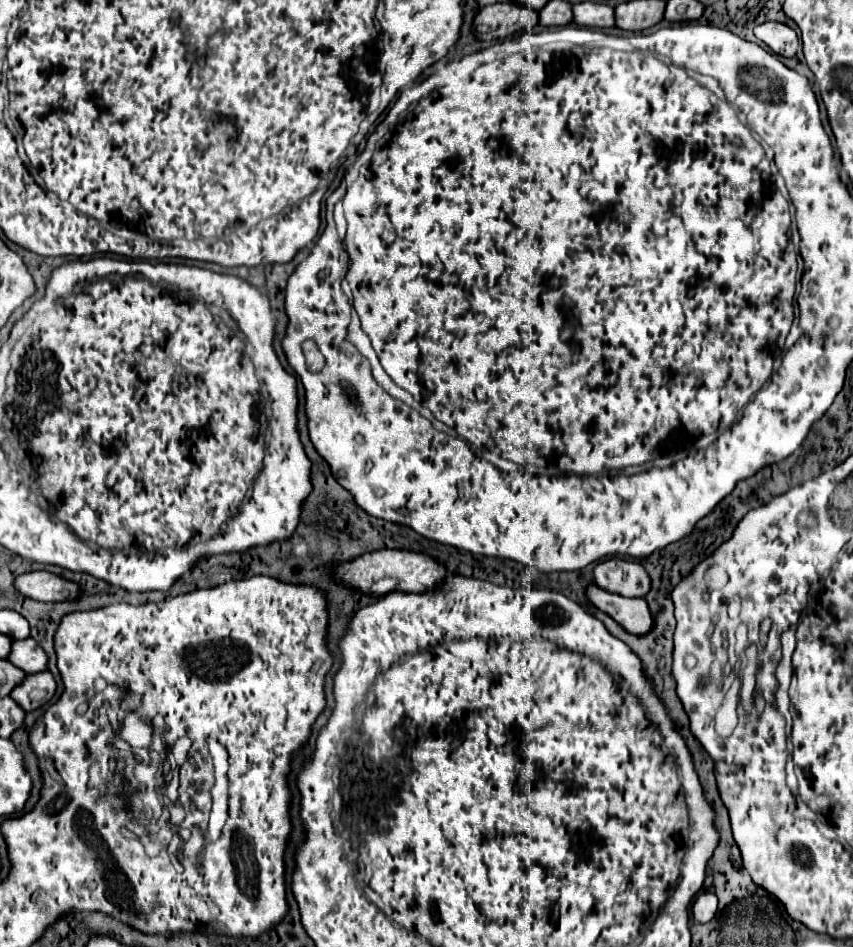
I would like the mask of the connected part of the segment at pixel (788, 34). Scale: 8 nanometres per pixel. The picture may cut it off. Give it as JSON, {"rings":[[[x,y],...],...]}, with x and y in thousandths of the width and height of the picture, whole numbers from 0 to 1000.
{"rings":[[[894,23],[883,34],[885,34],[887,42],[892,42],[897,49],[902,49],[909,57],[920,59],[920,61],[932,59],[937,42],[934,42],[934,36],[923,25]]]}

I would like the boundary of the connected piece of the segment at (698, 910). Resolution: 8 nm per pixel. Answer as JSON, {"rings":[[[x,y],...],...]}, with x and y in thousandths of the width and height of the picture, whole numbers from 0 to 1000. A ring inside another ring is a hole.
{"rings":[[[819,944],[812,952],[812,969],[815,974],[829,976],[838,969],[842,961],[842,948],[838,944]]]}

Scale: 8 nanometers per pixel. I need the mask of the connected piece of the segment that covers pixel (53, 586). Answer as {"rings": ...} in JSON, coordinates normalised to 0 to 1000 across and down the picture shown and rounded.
{"rings":[[[53,602],[48,604],[29,604],[18,610],[18,621],[27,629],[34,629],[46,636],[72,636],[72,634],[86,634],[93,627],[93,621],[88,615],[74,612],[64,606],[57,606]]]}

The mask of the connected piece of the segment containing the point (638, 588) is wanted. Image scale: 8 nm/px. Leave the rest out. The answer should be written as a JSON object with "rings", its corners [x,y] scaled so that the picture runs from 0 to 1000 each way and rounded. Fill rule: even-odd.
{"rings":[[[728,589],[702,593],[695,600],[695,610],[702,621],[735,631],[754,631],[761,625],[761,608],[754,598]]]}

